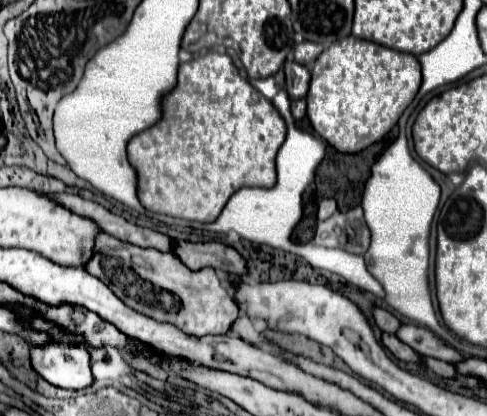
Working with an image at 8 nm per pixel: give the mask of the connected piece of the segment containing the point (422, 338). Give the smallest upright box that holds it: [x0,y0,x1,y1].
[397,324,463,364]

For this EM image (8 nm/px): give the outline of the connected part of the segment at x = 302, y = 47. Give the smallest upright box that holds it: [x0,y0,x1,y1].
[295,42,323,68]

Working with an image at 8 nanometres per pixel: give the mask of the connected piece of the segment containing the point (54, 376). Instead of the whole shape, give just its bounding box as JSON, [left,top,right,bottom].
[31,342,93,390]

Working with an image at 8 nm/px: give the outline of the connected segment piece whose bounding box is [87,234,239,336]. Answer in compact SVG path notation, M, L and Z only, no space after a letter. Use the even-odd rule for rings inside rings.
M109 234L97 236L95 254L99 256L95 262L87 264L87 270L95 272L97 278L103 278L113 294L133 310L139 310L139 314L155 318L157 322L171 322L173 326L179 326L179 330L195 336L225 334L235 324L235 318L239 318L239 308L221 286L213 268L193 272L173 254L133 246ZM101 254L105 254L105 260ZM107 262L109 266L105 266Z

